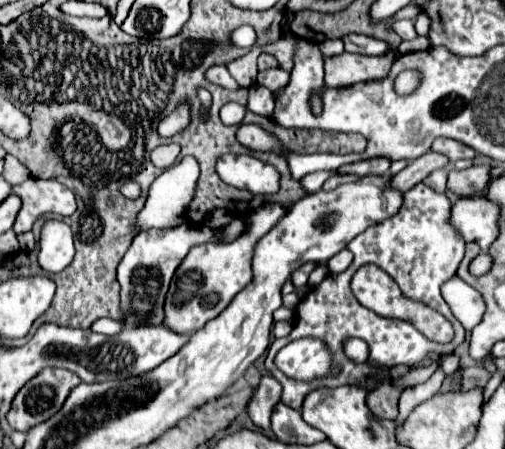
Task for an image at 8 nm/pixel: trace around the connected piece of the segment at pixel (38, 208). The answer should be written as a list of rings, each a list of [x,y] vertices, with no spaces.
[[[28,177],[20,185],[12,185],[12,193],[20,197],[22,207],[16,215],[14,233],[30,231],[34,219],[40,215],[62,215],[68,217],[76,211],[74,193],[58,181],[42,181]]]

